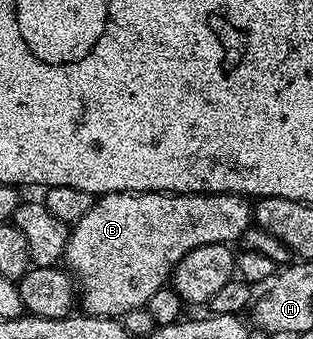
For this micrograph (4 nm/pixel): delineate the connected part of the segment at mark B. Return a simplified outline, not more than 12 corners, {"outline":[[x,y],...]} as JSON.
{"outline":[[105,194],[63,253],[82,309],[122,319],[193,248],[238,243],[241,194]]}

